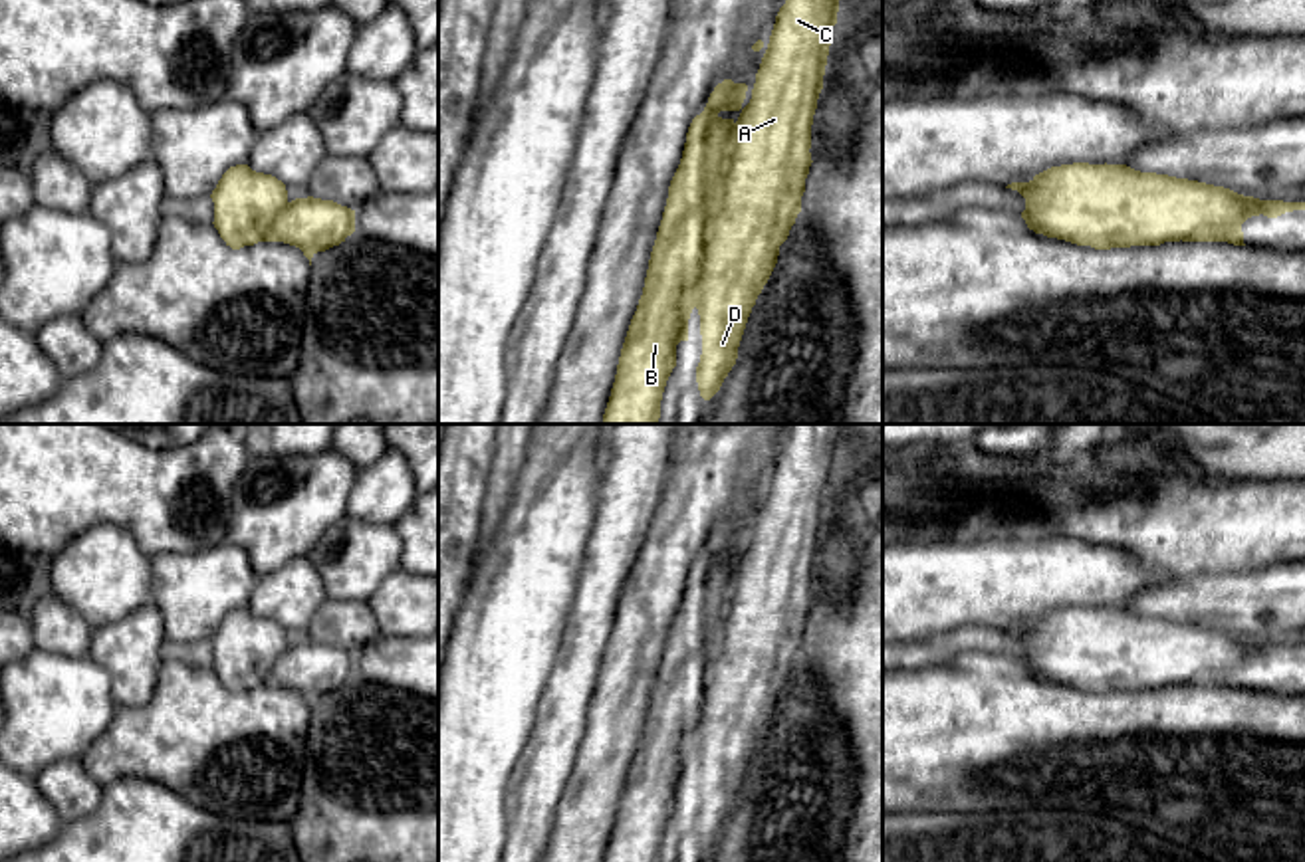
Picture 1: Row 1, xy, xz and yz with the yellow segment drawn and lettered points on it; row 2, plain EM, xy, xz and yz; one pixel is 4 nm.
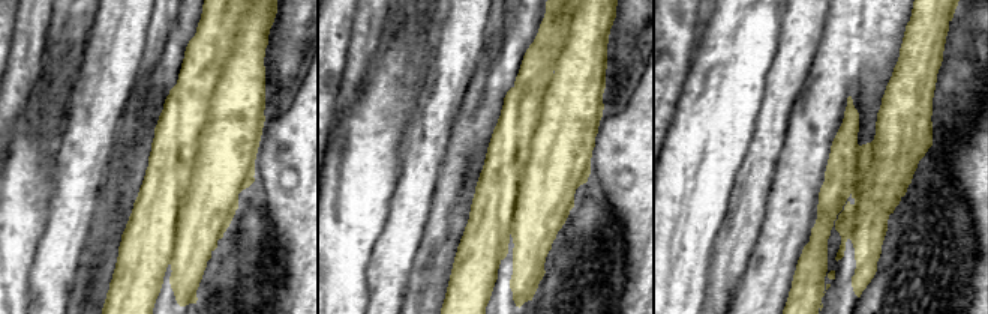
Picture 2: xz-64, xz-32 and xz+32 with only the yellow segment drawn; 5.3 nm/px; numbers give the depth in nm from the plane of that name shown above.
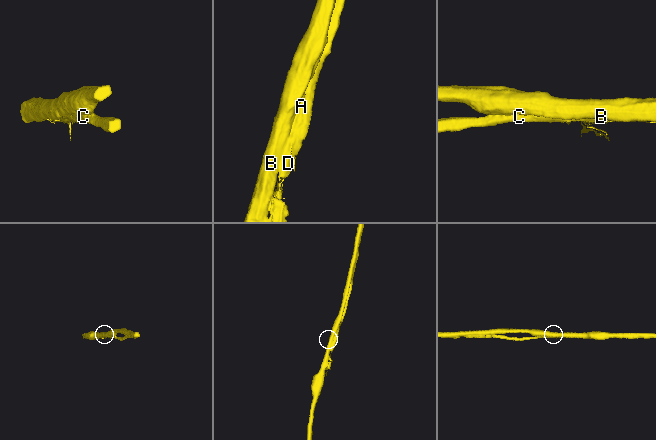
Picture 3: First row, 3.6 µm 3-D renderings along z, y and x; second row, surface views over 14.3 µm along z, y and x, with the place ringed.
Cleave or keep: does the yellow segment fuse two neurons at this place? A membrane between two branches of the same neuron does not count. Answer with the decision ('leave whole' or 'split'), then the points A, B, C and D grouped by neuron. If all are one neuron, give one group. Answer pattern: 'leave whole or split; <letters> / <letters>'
split; A C D / B

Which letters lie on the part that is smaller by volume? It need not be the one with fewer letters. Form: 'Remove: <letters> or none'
Remove: A, C, D

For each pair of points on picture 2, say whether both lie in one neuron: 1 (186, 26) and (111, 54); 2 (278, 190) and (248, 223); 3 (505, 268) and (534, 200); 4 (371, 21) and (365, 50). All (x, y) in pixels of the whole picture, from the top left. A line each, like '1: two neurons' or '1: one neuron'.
1: two neurons
2: two neurons
3: one neuron
4: one neuron

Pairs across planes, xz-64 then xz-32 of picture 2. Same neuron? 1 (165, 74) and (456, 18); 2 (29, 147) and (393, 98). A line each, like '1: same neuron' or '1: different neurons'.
1: different neurons
2: same neuron

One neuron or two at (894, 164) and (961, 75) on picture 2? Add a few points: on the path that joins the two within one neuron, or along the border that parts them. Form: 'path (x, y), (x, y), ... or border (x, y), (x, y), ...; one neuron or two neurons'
border (937, 81), (933, 90), (931, 138); two neurons

